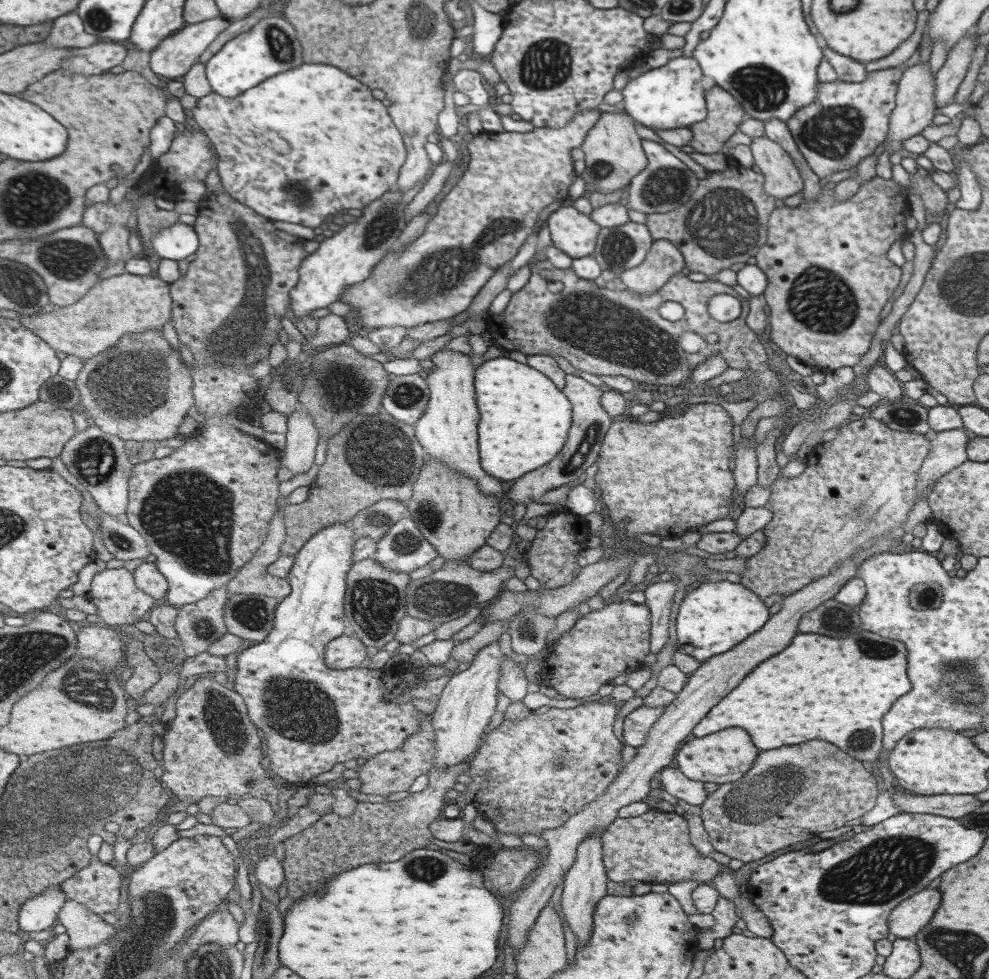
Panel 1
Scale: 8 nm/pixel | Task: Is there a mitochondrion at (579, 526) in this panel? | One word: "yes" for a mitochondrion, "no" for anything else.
no

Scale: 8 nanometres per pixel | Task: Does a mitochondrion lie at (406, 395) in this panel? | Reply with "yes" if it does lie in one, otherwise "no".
yes

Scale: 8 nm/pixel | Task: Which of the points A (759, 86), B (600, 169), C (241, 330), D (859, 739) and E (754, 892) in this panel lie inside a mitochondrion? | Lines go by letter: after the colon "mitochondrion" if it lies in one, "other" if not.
A: mitochondrion
B: mitochondrion
C: mitochondrion
D: mitochondrion
E: other

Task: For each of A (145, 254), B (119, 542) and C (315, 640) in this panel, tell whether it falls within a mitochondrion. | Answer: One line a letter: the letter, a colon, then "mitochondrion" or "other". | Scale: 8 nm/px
A: other
B: mitochondrion
C: mitochondrion

